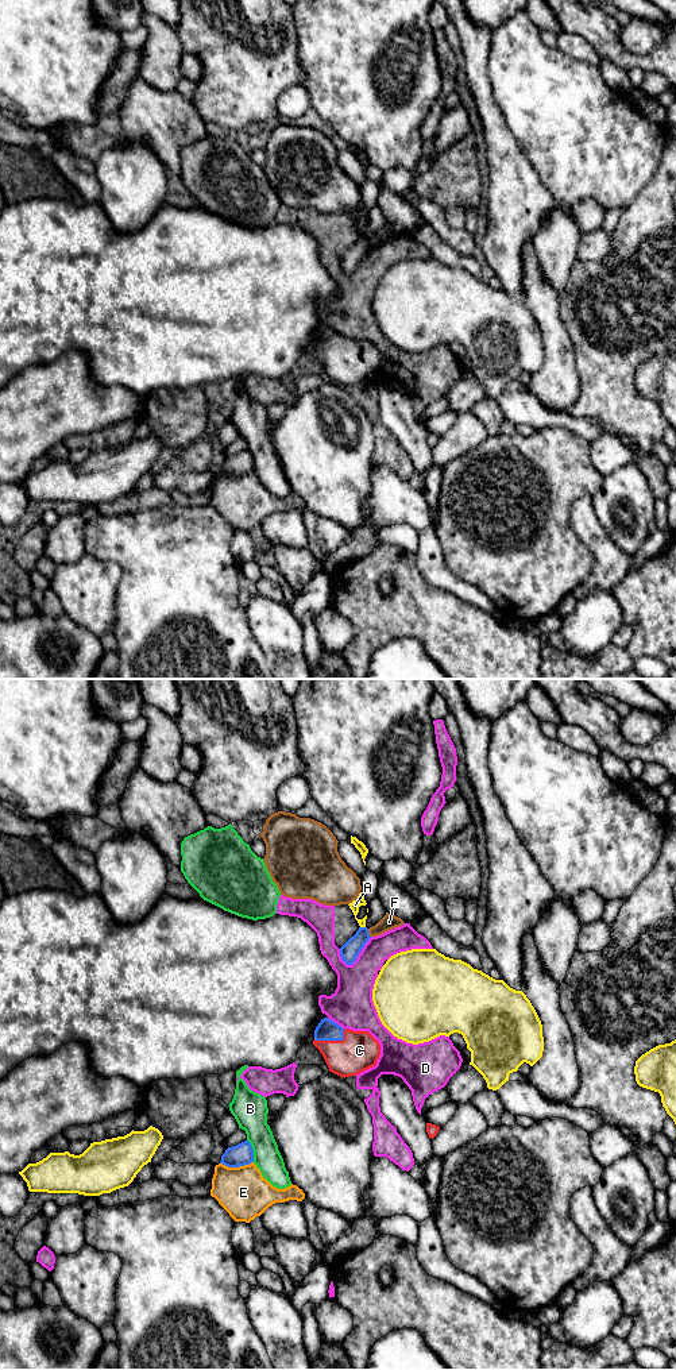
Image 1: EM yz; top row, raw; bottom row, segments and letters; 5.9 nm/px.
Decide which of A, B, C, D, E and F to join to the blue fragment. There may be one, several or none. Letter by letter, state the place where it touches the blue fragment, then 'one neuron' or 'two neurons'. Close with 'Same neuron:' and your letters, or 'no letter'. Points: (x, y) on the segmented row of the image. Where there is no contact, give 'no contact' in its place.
A: yz (363, 927) | two neurons
B: yz (252, 1150) | two neurons
C: yz (333, 1039) | one neuron
D: yz (358, 954) | two neurons
E: yz (236, 1166) | two neurons
F: yz (367, 933) | two neurons
Same neuron: C

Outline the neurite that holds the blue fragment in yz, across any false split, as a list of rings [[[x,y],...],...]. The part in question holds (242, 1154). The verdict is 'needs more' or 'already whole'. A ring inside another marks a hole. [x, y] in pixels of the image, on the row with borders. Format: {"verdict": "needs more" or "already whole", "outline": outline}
{"verdict": "already whole", "outline": [[[248,1141],[228,1147],[221,1155],[220,1163],[228,1168],[239,1168],[254,1162],[254,1150]]]}

